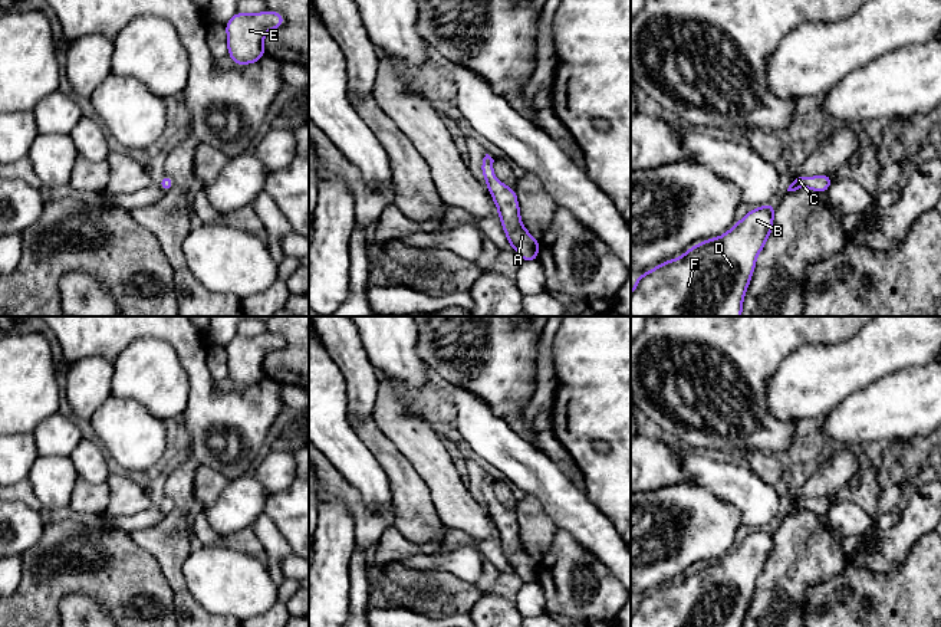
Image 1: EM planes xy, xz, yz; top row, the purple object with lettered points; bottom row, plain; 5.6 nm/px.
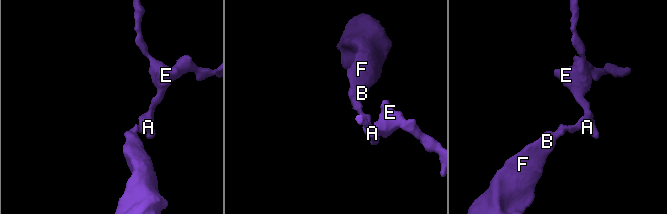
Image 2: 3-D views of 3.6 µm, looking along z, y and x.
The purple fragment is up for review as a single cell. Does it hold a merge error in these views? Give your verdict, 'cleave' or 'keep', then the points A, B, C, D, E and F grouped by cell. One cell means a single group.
keep; groups A B C D E F

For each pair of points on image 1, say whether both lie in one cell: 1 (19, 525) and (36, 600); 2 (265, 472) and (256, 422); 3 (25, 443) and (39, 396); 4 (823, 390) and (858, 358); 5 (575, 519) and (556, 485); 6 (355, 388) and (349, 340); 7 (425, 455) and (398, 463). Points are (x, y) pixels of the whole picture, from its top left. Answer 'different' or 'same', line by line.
1: different
2: different
3: different
4: same
5: same
6: same
7: different

